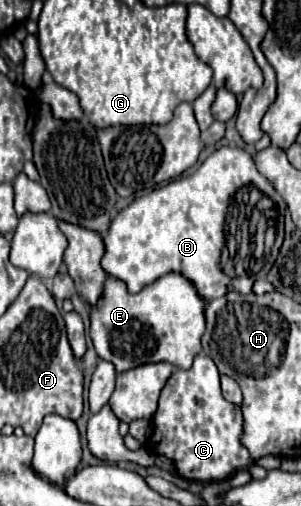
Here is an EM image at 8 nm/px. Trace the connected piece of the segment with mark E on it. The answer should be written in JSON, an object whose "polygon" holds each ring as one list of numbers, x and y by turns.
{"polygon":[[168,273,160,277,156,283,144,287,140,293,130,293,126,283,108,277,104,285,104,295,98,305,90,307,90,337,94,341,94,349,100,359,114,363,116,371,128,371,146,363,166,361,178,369,190,369,194,357,202,351,202,335,206,331,206,299,198,295,194,283,186,279,182,273]]}

